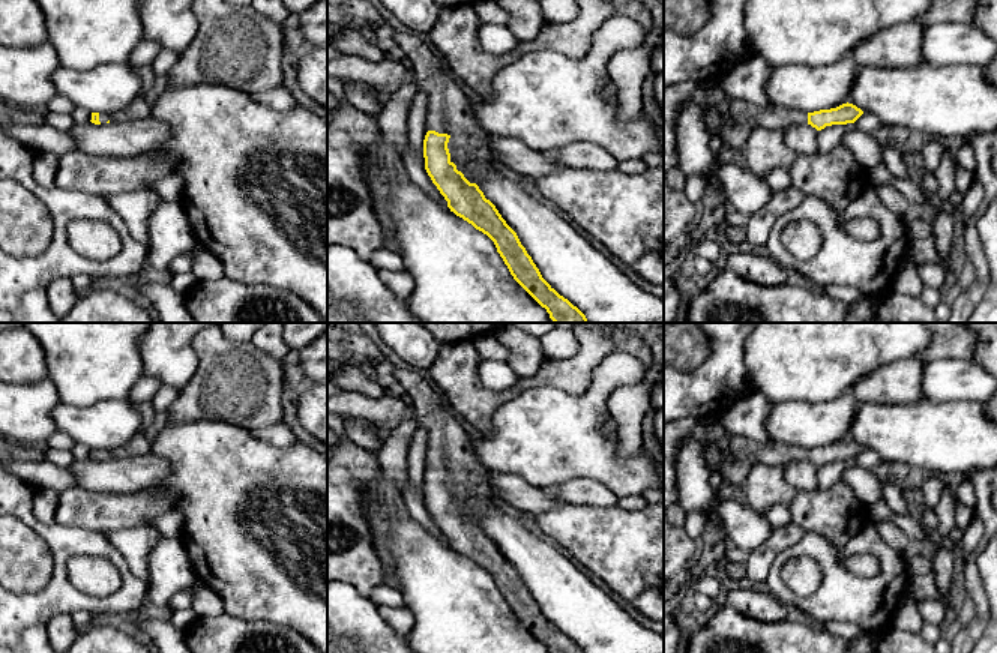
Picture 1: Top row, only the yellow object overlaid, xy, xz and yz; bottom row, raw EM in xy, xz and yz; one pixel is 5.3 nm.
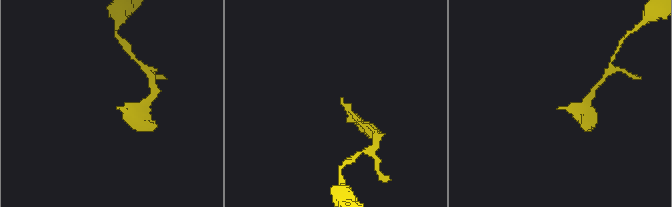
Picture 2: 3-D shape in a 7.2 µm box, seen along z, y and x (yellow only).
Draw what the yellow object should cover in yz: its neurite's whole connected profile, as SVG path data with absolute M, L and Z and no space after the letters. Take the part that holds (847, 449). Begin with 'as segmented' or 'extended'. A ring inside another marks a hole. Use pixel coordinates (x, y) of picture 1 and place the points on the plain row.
extended | M731 437L728 453L731 458L743 458L751 464L784 467L793 461L811 461L817 467L832 461L854 459L863 447L853 440L842 440L836 444L805 449L781 441L757 443L751 438Z

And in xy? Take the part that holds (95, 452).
extended | M137 434L128 444L105 450L105 449L92 449L90 458L95 461L104 461L108 456L110 458L125 458L125 456L137 456L137 455L146 455L150 452L152 441L146 438L144 434Z

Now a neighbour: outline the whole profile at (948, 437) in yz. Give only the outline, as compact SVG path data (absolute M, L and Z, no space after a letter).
M859 401L848 440L932 476L997 468L997 423L971 401Z

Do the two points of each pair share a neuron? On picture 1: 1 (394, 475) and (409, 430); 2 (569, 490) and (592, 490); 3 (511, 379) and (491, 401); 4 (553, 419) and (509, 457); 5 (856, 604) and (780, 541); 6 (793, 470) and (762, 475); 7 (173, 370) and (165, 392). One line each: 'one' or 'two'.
1: one
2: one
3: two
4: one
5: two
6: two
7: two

